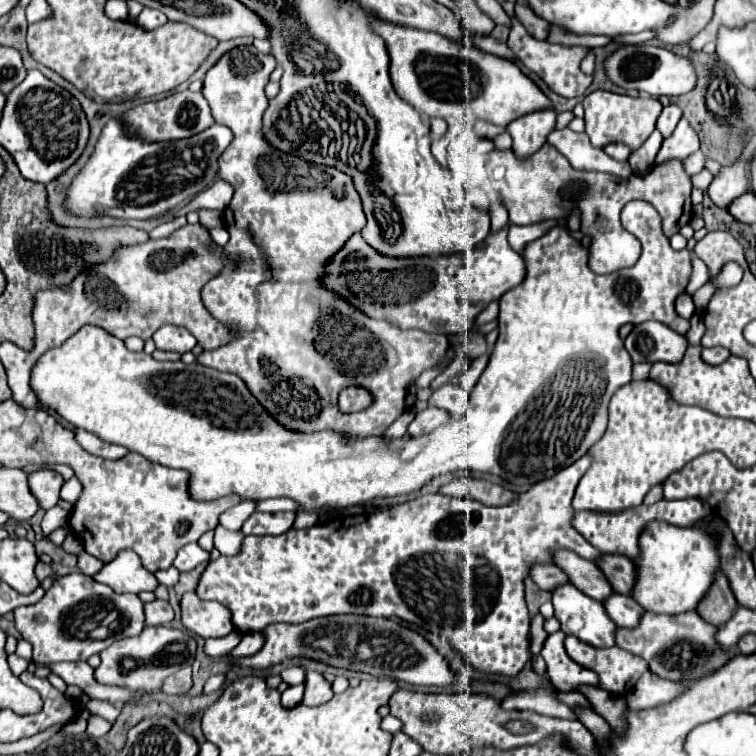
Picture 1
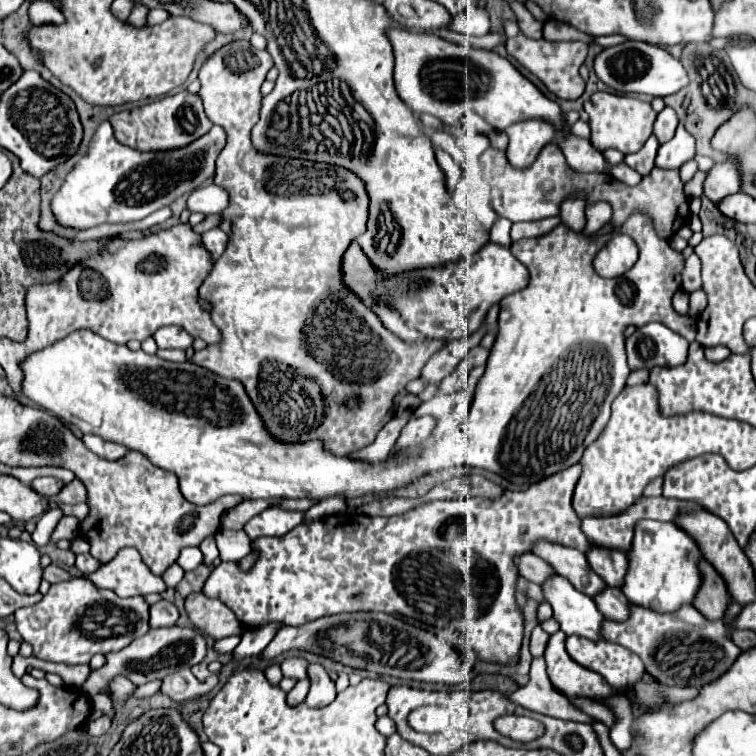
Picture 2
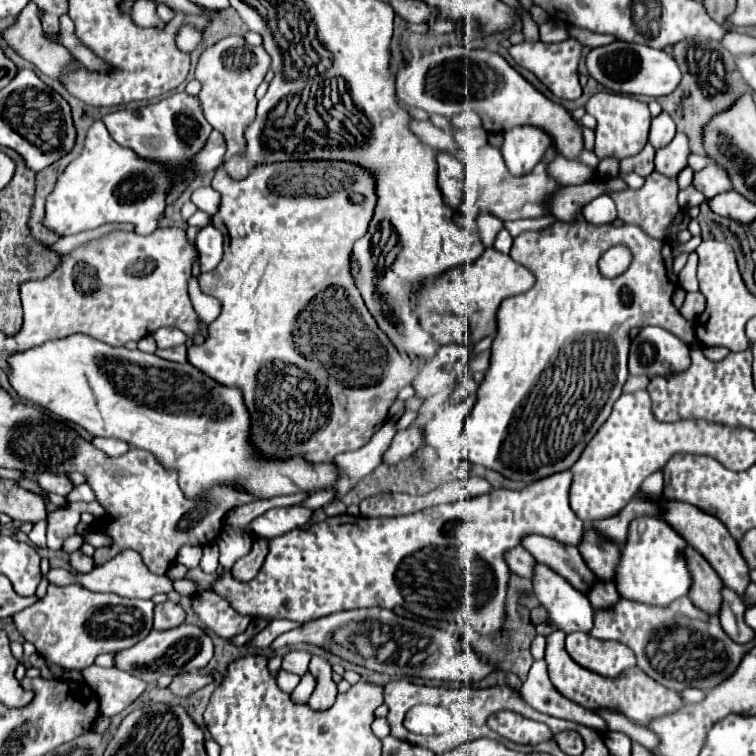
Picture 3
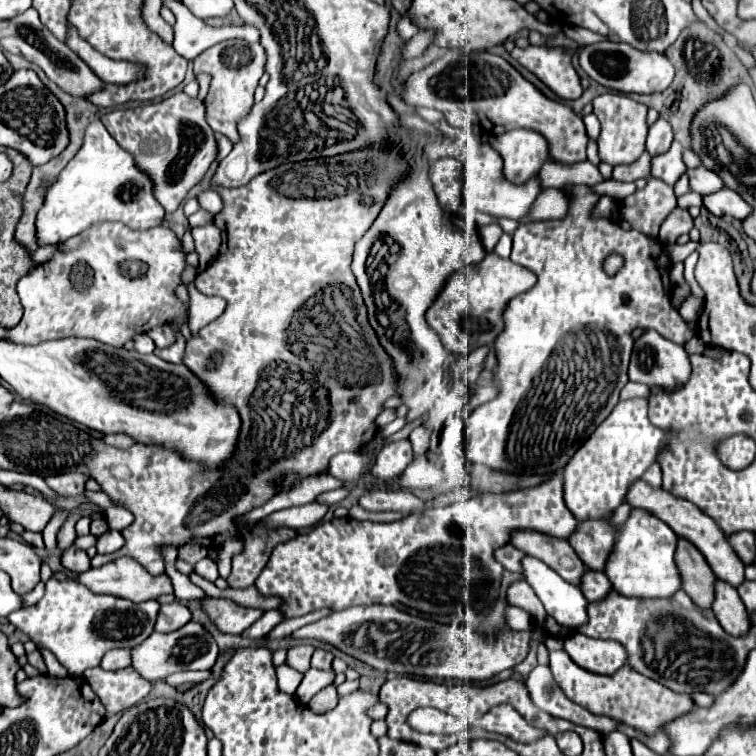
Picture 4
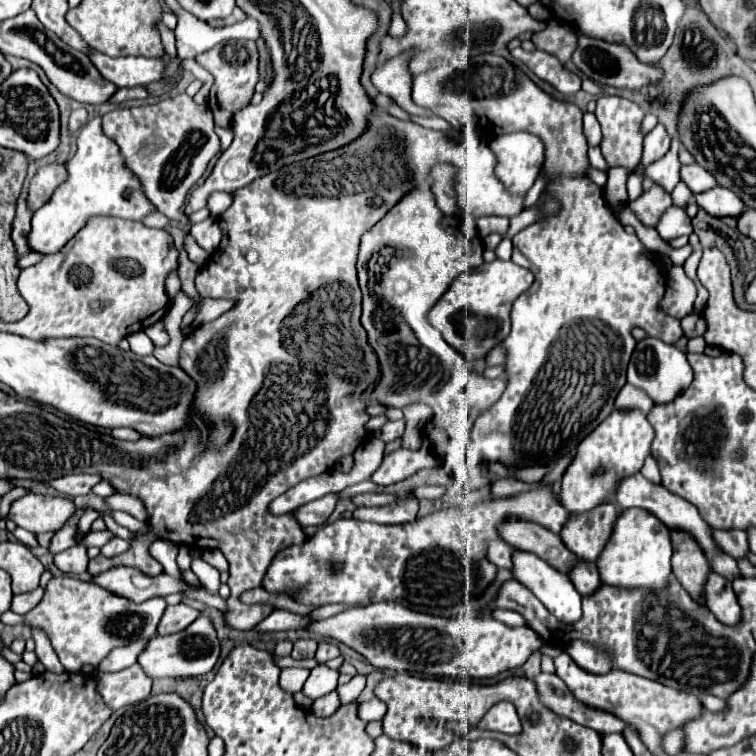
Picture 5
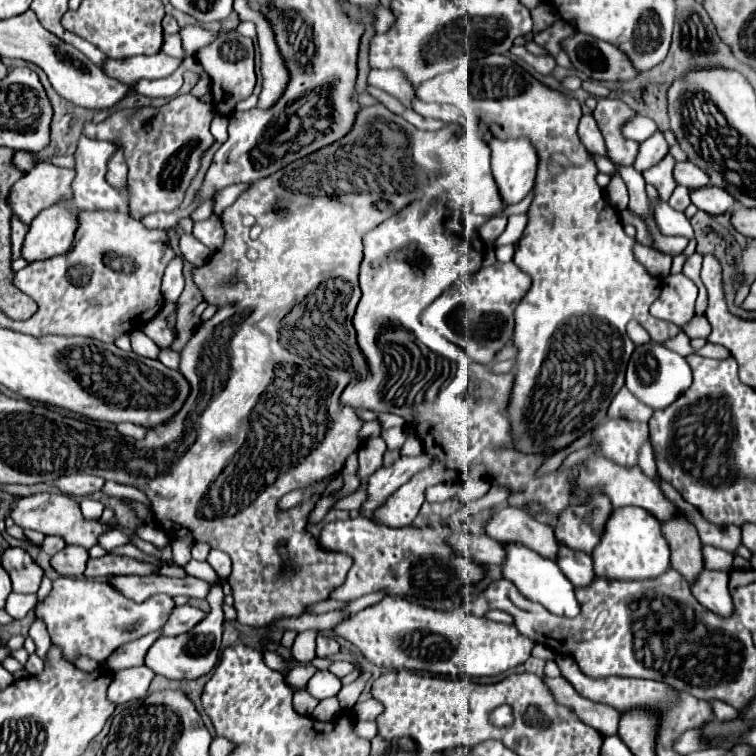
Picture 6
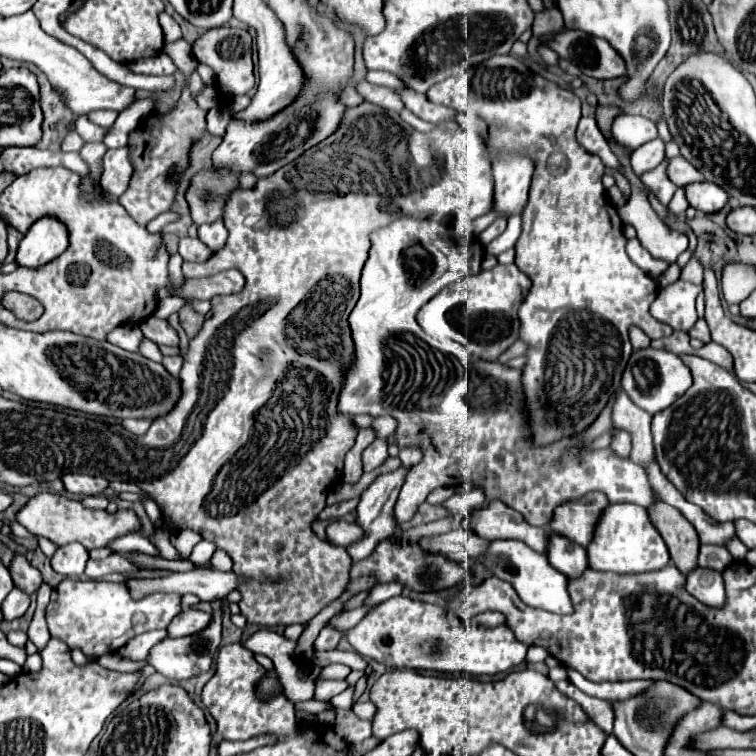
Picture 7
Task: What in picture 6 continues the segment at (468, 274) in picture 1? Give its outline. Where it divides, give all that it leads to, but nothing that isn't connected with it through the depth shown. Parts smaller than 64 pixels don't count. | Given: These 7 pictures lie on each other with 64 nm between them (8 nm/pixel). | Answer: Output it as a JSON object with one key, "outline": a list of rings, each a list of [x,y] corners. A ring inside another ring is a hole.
{"outline":[[[514,262],[480,268],[478,272],[460,278],[446,294],[440,294],[424,312],[422,324],[434,328],[446,340],[458,344],[466,354],[480,364],[492,364],[494,356],[512,342],[514,310],[526,296],[532,280]]]}

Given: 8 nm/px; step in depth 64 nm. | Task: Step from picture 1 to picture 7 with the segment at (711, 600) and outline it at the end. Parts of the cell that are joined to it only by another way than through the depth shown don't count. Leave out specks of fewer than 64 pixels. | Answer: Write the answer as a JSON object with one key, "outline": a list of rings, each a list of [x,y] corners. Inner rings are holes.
{"outline":[[[660,498],[658,506],[650,506],[648,516],[654,522],[656,530],[660,530],[660,536],[668,546],[670,560],[674,562],[674,566],[682,574],[694,570],[700,548],[700,540],[696,536],[694,526],[678,510],[674,510],[674,506],[668,506]]]}

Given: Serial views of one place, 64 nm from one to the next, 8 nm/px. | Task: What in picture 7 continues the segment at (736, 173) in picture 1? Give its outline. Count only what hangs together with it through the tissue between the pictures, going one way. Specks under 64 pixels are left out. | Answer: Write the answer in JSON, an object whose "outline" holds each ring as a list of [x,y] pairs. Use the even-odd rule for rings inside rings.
{"outline":[[[682,156],[668,160],[666,174],[676,186],[686,186],[686,184],[692,184],[692,182],[704,182],[704,176]]]}

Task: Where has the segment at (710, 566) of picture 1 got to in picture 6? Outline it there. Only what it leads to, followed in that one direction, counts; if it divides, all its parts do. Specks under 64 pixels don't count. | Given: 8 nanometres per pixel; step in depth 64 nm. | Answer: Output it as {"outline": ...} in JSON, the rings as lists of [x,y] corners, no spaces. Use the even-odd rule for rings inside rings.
{"outline":[[[636,506],[614,508],[606,522],[606,530],[594,548],[592,562],[596,576],[616,580],[648,580],[670,568],[670,548],[662,536],[660,522],[650,512]]]}

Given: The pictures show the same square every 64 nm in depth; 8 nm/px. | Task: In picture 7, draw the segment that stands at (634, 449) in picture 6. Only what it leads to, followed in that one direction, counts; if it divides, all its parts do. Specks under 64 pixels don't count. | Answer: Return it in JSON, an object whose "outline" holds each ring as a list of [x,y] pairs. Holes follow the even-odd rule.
{"outline":[[[616,430],[616,436],[614,436],[614,442],[610,444],[610,448],[618,454],[618,456],[630,456],[630,448],[632,448],[632,444],[630,444],[630,434],[628,432],[624,432],[624,430]]]}

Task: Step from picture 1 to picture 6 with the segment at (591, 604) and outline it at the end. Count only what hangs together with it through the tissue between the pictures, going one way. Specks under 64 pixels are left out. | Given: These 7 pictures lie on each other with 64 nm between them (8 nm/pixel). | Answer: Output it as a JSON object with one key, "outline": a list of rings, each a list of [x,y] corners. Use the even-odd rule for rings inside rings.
{"outline":[[[518,542],[504,544],[506,546],[506,562],[502,562],[502,578],[510,580],[518,592],[522,592],[524,598],[542,604],[548,612],[574,618],[580,614],[580,606],[574,598],[574,584],[562,574],[562,570],[554,564],[554,560],[546,560],[540,554],[534,554],[534,550],[526,546],[518,546]]]}

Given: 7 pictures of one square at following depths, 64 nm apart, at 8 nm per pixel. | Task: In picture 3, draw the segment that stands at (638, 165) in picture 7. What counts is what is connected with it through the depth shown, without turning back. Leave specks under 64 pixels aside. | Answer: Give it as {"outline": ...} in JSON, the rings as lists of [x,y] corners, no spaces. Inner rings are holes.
{"outline":[[[662,112],[660,116],[656,116],[652,120],[648,142],[654,146],[654,150],[660,150],[660,148],[664,148],[664,146],[668,146],[672,142],[674,134],[676,134],[674,120],[666,112]]]}

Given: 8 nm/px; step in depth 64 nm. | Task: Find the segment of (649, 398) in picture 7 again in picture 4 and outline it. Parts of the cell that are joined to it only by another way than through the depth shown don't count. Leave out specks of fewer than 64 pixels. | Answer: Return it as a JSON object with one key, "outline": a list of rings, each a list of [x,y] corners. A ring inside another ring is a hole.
{"outline":[[[648,330],[634,344],[628,376],[632,382],[640,382],[640,384],[646,384],[648,388],[662,388],[662,390],[670,392],[670,390],[676,390],[678,386],[684,386],[688,382],[690,370],[692,368],[690,368],[690,360],[688,360],[684,346],[662,338],[654,330]]]}

